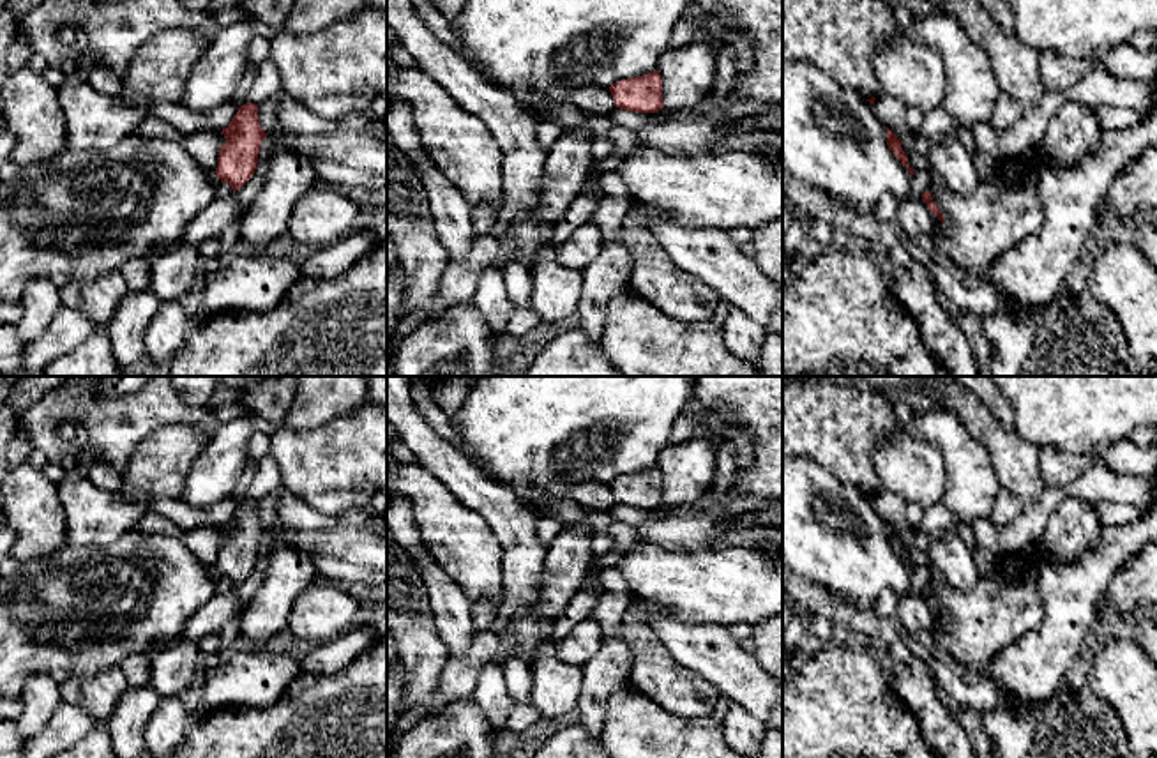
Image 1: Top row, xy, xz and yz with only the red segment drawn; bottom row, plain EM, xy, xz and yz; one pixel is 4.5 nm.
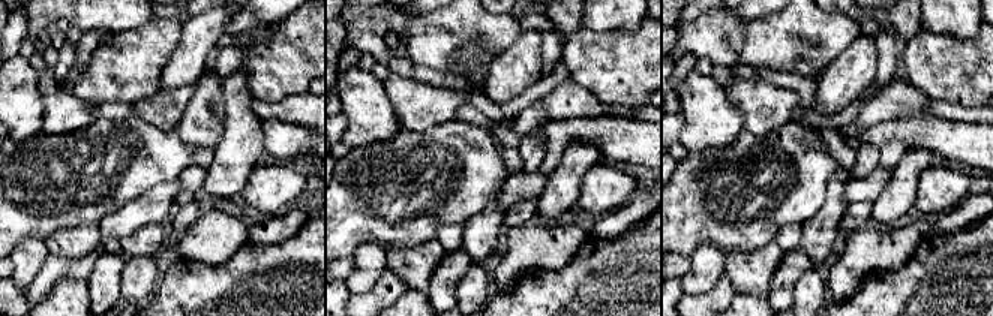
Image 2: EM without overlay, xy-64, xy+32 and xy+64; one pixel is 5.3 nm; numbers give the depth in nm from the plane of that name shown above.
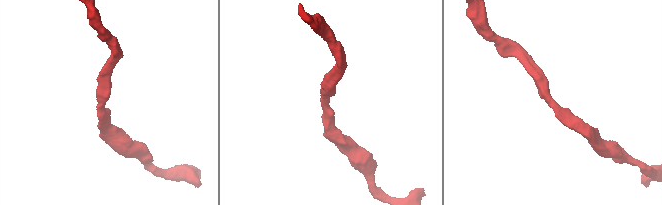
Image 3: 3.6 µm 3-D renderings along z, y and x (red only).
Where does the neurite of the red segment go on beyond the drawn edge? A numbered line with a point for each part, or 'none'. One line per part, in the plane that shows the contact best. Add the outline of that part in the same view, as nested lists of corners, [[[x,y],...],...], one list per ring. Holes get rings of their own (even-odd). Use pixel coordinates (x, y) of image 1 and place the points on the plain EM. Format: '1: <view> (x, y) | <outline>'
none

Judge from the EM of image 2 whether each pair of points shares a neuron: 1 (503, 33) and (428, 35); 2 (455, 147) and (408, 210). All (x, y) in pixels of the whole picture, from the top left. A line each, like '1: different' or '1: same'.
1: same
2: same

